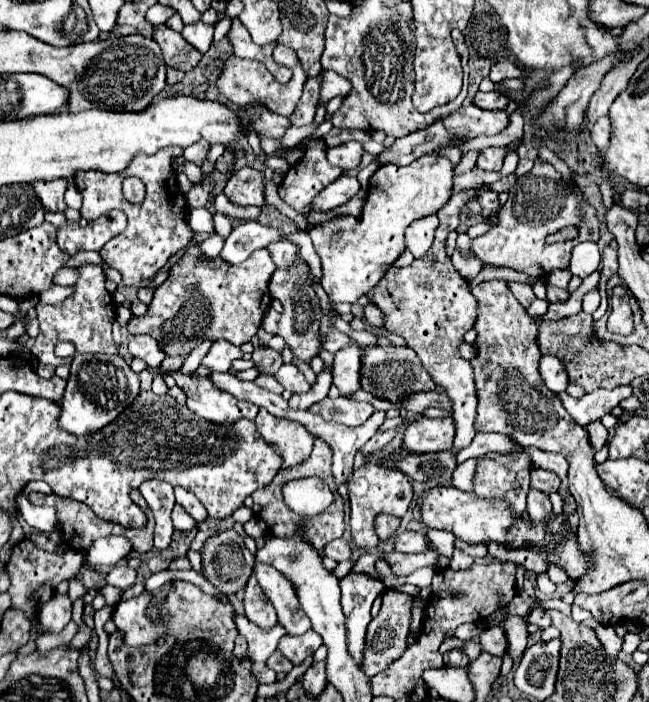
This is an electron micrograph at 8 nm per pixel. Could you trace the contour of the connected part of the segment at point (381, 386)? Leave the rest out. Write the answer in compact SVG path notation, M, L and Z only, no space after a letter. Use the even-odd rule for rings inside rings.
M374 345L374 347L364 347L364 351L366 351L366 355L362 359L362 389L370 391L372 395L400 403L400 399L408 393L434 391L436 389L434 379L424 369L418 355L414 355L414 351L410 351L408 347Z

